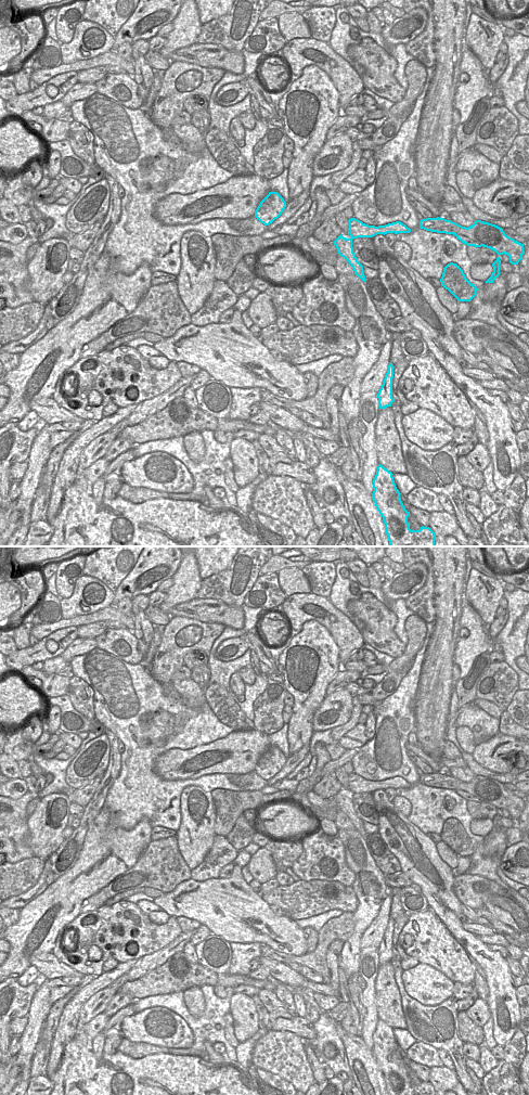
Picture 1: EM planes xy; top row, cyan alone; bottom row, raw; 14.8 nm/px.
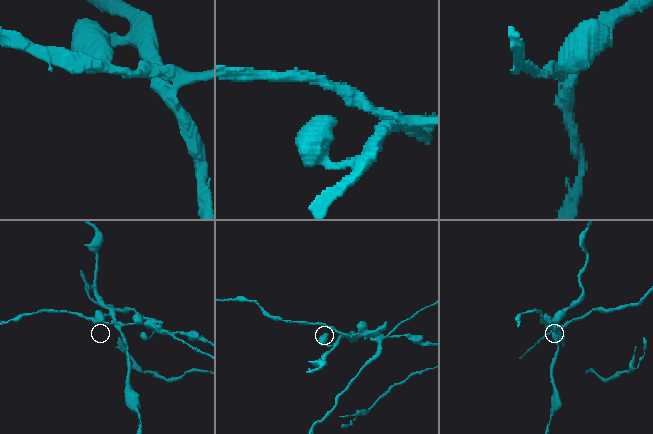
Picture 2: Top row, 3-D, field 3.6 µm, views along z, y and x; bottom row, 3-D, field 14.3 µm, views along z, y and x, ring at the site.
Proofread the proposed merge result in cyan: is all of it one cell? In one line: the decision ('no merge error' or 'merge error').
merge error

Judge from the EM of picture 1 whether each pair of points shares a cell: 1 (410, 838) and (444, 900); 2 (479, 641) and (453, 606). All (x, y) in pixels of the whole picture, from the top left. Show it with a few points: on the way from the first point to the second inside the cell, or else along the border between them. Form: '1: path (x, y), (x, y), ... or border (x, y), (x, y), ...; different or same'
1: path (416, 853), (435, 885); same
2: border (463, 595), (459, 628); different

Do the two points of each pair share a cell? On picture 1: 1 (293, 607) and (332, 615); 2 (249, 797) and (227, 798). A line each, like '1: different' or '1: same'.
1: same
2: same

